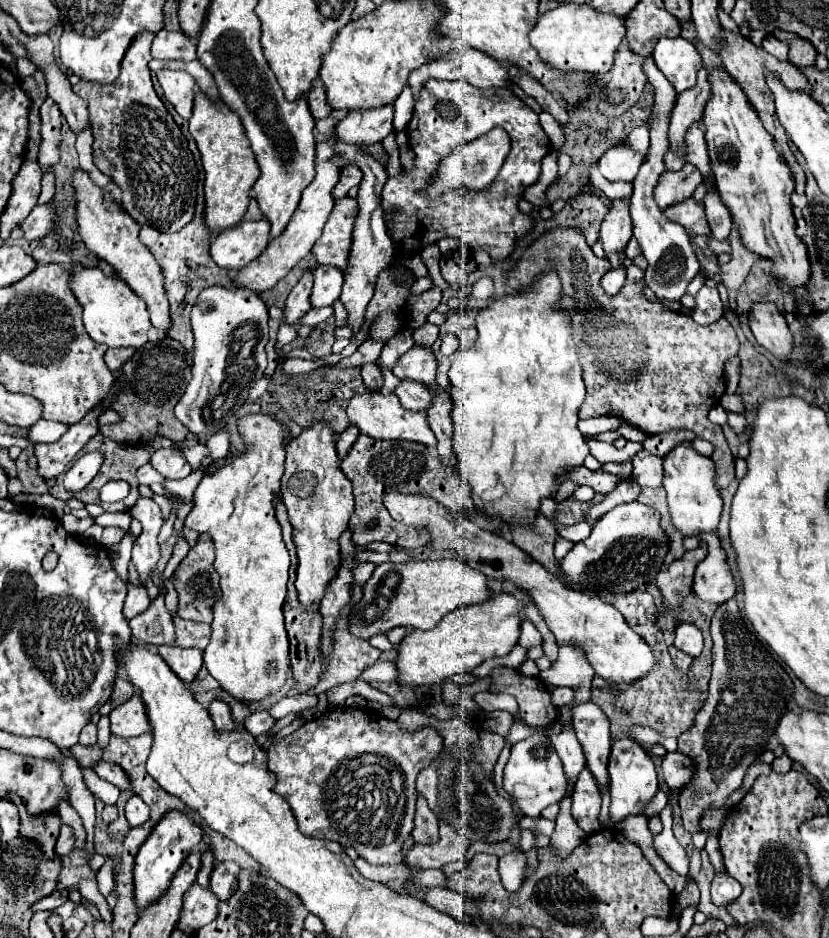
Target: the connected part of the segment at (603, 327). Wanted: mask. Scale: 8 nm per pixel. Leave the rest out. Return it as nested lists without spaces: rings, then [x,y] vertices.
[[[554,227],[540,235],[520,257],[518,263],[512,265],[506,277],[506,287],[510,293],[516,293],[522,285],[528,285],[536,275],[542,273],[544,265],[552,259],[562,279],[564,295],[574,297],[580,305],[580,311],[572,315],[574,321],[574,337],[580,343],[580,351],[584,357],[584,381],[586,381],[586,399],[578,411],[580,419],[614,415],[624,417],[634,427],[646,431],[646,435],[660,435],[672,429],[692,431],[696,437],[706,439],[714,445],[712,461],[716,467],[716,489],[724,489],[734,479],[734,455],[726,443],[726,437],[720,425],[708,421],[708,411],[720,403],[724,395],[724,363],[738,353],[738,337],[732,325],[722,317],[710,325],[700,325],[692,317],[684,313],[670,311],[660,303],[650,303],[642,297],[642,281],[628,283],[620,289],[616,297],[610,297],[602,291],[600,279],[606,275],[610,263],[606,259],[598,259],[590,245],[586,243],[580,229],[564,229]]]

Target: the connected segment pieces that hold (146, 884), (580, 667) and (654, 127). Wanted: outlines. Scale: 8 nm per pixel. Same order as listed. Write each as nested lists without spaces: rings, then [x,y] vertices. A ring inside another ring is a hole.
[[[170,809],[162,815],[162,819],[154,825],[148,839],[140,845],[134,859],[134,901],[138,911],[142,913],[146,905],[154,905],[172,883],[172,877],[182,867],[188,853],[202,841],[202,829],[196,825],[184,811]]]
[[[560,647],[560,655],[552,663],[552,667],[540,673],[540,679],[548,681],[550,685],[568,685],[576,689],[576,697],[570,705],[590,699],[592,677],[594,677],[594,671],[588,659],[576,647]]]
[[[652,57],[644,59],[644,71],[646,77],[650,81],[650,85],[654,87],[654,107],[650,111],[650,115],[646,117],[644,125],[650,131],[650,151],[646,155],[646,161],[642,163],[636,179],[634,179],[634,195],[630,199],[630,217],[634,223],[634,237],[638,239],[640,247],[642,247],[642,255],[648,261],[648,269],[646,269],[646,285],[656,293],[656,297],[660,299],[680,299],[686,293],[686,285],[698,275],[700,267],[698,267],[698,259],[692,251],[690,245],[690,237],[686,233],[686,229],[682,225],[676,225],[672,221],[668,221],[664,217],[664,213],[656,207],[654,199],[652,199],[652,189],[660,177],[660,173],[664,171],[664,155],[668,151],[668,119],[670,119],[670,111],[674,107],[676,101],[676,91],[672,89],[672,85],[668,83],[668,79],[660,73],[660,69],[656,67]]]

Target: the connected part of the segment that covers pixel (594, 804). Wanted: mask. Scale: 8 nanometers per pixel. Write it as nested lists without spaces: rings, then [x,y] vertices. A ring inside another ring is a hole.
[[[584,769],[578,777],[578,783],[574,785],[572,817],[576,819],[582,831],[592,835],[594,831],[600,829],[598,813],[600,813],[600,789],[594,775],[588,769]]]

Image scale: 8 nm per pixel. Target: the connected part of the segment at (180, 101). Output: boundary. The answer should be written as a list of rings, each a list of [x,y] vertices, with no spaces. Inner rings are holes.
[[[160,69],[158,81],[162,85],[164,97],[174,105],[180,117],[190,119],[192,117],[192,105],[194,105],[194,79],[192,75],[184,71],[170,71],[170,69]]]

